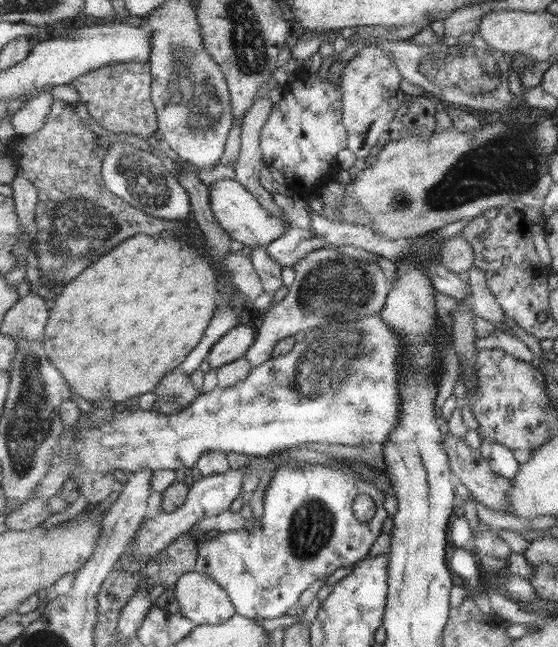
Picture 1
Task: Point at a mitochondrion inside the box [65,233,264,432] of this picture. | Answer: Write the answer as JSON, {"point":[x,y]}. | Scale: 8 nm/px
{"point":[173,395]}

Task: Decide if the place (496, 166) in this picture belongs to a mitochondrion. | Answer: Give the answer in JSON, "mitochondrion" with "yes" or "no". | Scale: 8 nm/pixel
{"mitochondrion":"yes"}

